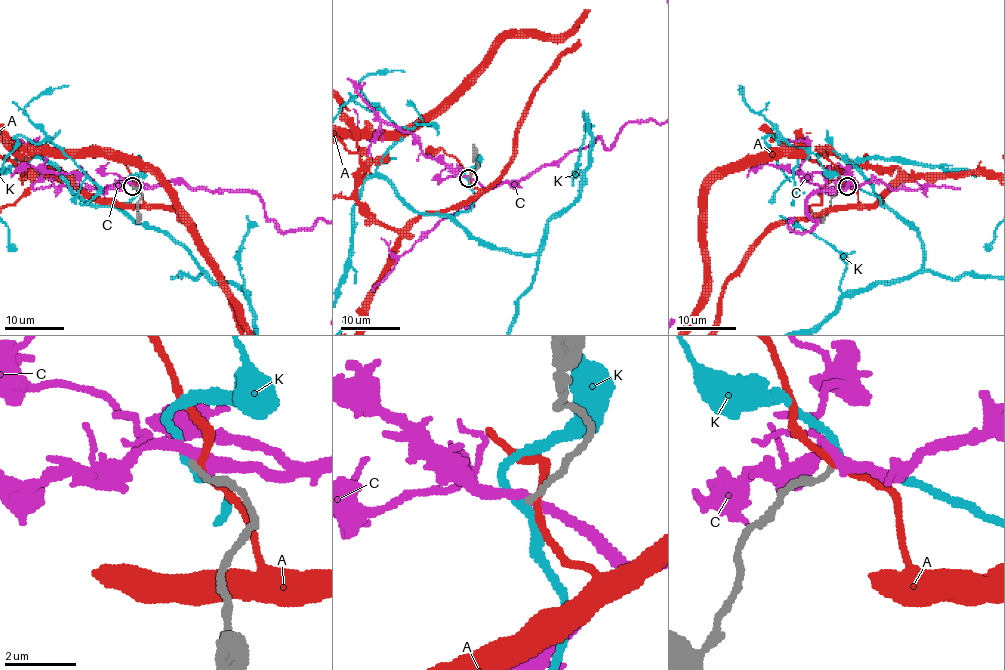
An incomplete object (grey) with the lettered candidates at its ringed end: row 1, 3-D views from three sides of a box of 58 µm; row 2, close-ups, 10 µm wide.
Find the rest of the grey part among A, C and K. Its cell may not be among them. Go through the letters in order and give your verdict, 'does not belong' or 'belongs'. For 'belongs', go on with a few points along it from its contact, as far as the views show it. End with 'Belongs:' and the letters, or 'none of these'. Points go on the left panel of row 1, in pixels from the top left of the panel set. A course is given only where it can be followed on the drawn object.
A: does not belong
C: does not belong
K: belongs
Belongs: K

